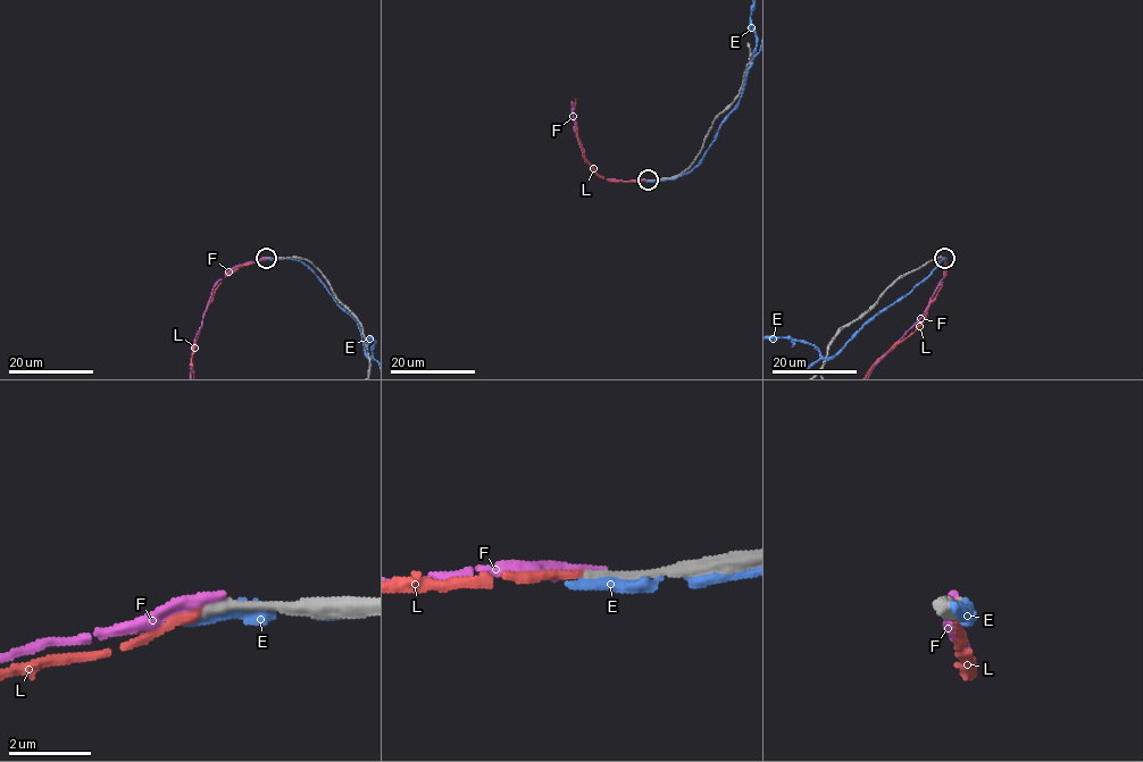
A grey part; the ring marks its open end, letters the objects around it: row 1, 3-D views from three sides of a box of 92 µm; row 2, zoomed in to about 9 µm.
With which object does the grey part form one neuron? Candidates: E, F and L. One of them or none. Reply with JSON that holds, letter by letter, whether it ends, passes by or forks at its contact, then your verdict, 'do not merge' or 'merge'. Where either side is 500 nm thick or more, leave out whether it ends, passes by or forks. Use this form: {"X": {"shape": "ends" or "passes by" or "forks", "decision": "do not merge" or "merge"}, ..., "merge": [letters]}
{"E": {"shape": "passes by", "decision": "do not merge"}, "F": {"shape": "ends", "decision": "do not merge"}, "L": {"shape": "ends", "decision": "merge"}, "merge": ["L"]}

